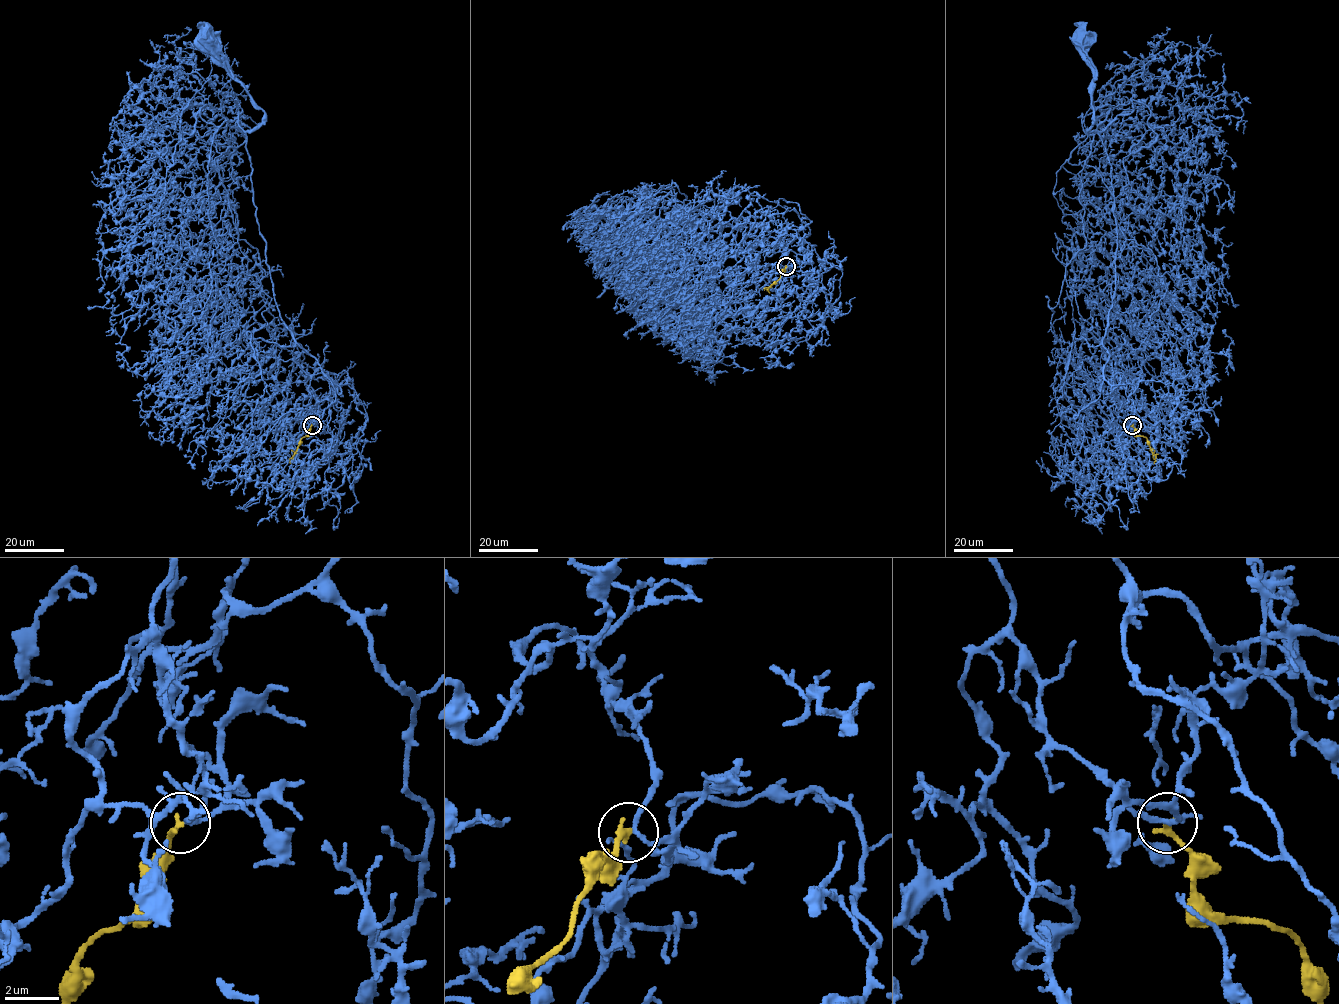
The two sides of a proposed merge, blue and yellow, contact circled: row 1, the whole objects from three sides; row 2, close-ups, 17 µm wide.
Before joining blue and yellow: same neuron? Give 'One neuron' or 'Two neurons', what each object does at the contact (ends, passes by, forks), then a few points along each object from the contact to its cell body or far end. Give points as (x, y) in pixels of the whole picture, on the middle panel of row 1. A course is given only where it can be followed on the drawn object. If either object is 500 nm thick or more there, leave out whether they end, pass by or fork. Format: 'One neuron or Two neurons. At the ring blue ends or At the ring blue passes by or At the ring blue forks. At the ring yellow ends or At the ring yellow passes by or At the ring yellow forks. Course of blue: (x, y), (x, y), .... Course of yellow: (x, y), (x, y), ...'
One neuron. At the ring blue passes by. At the ring yellow ends. Course of blue: (786, 267), (783, 248), (815, 245), (771, 237), (734, 252), (720, 231), (739, 227), (679, 216). Course of yellow: (786, 267), (775, 282), (765, 288)

